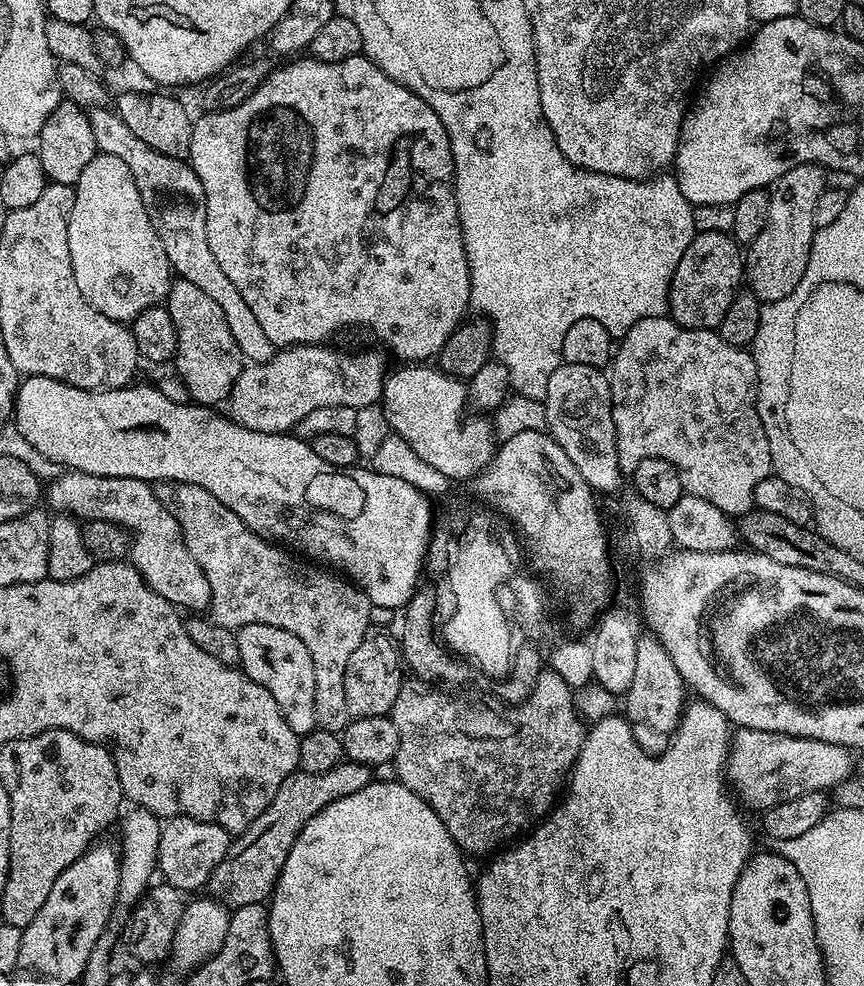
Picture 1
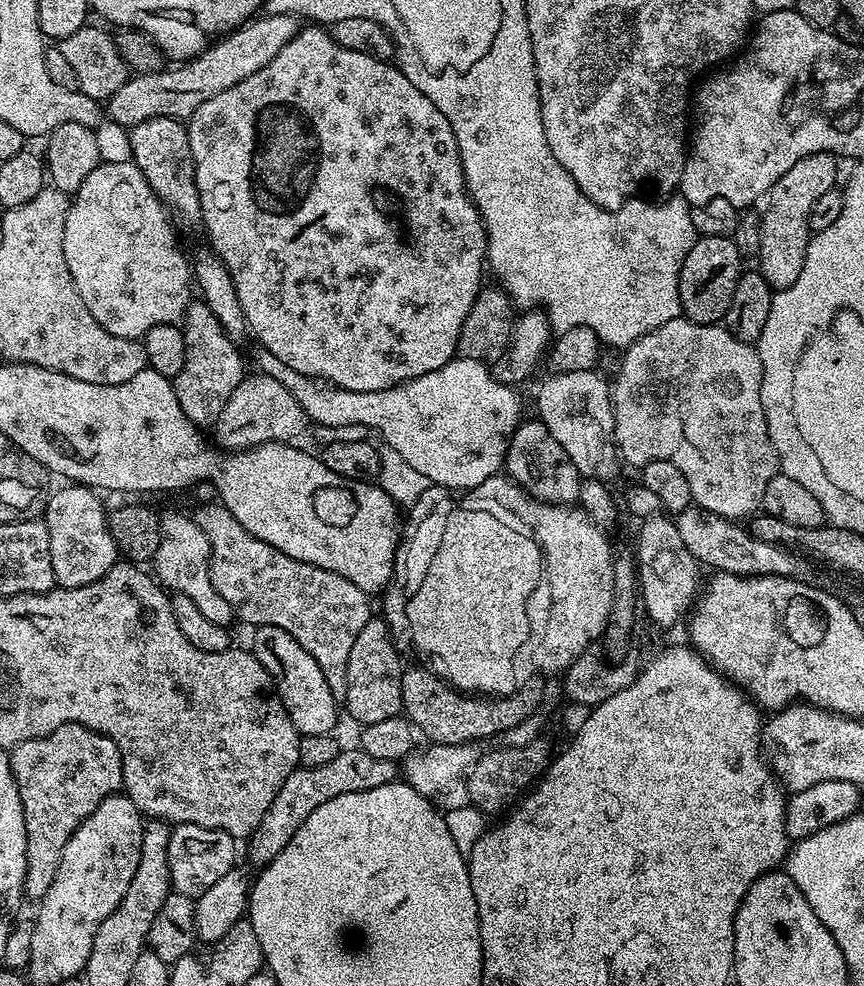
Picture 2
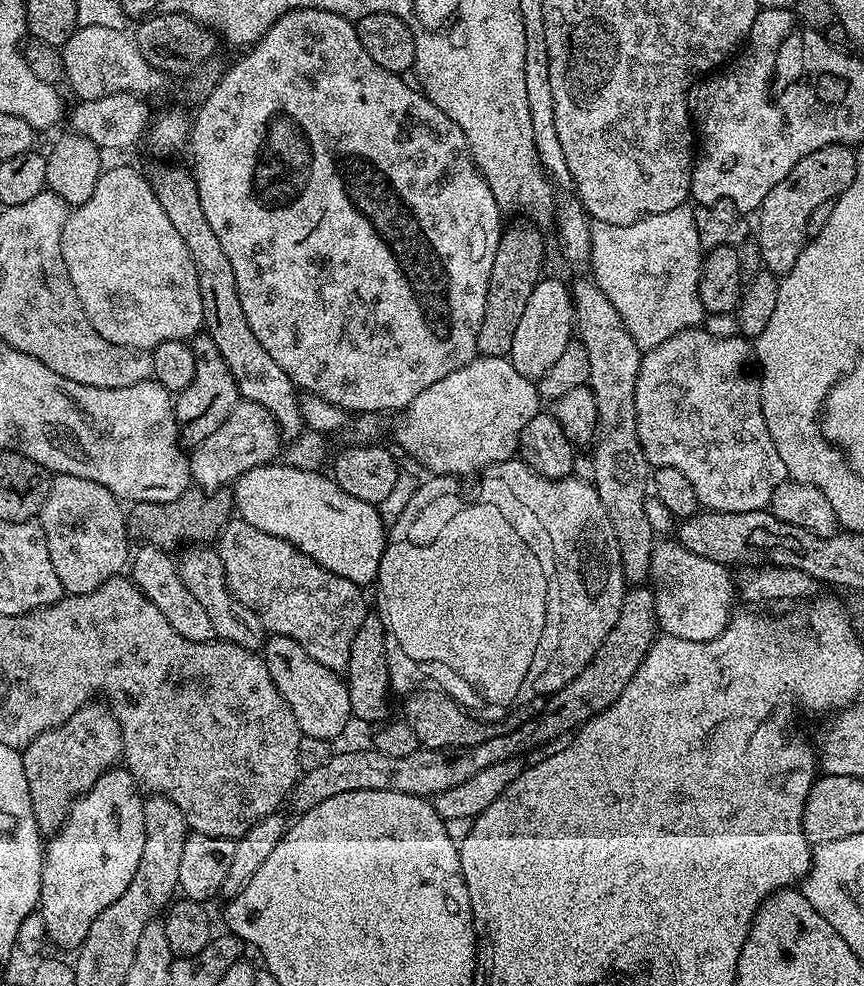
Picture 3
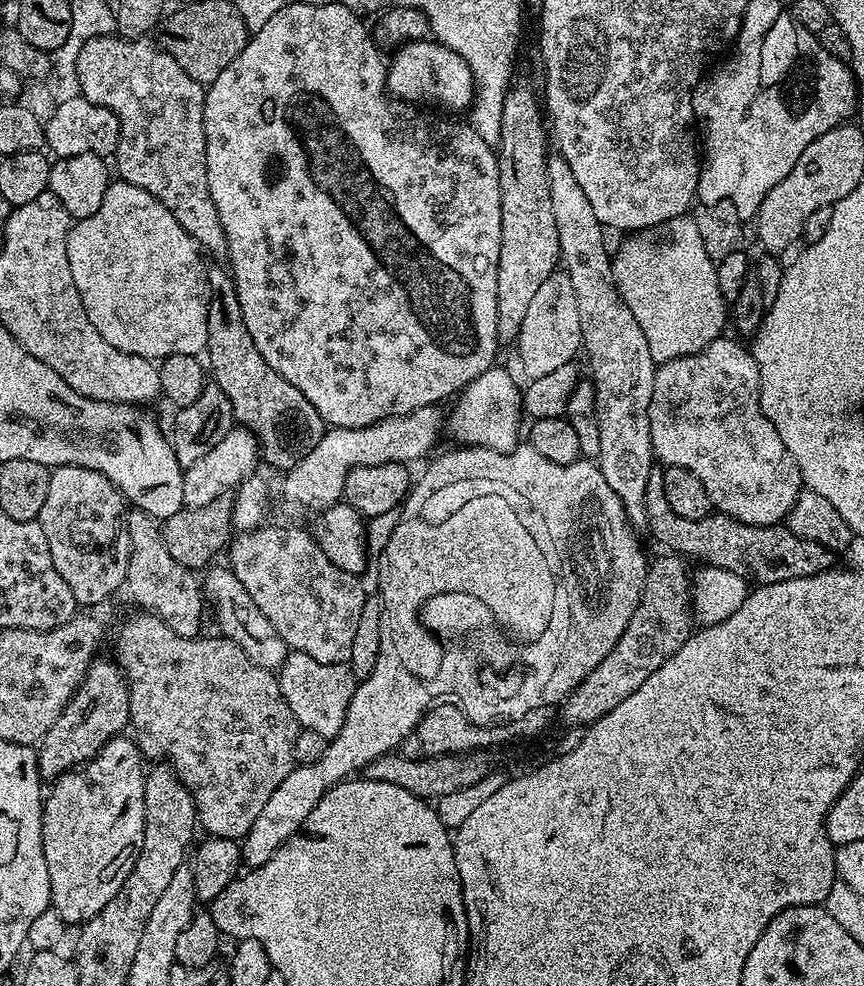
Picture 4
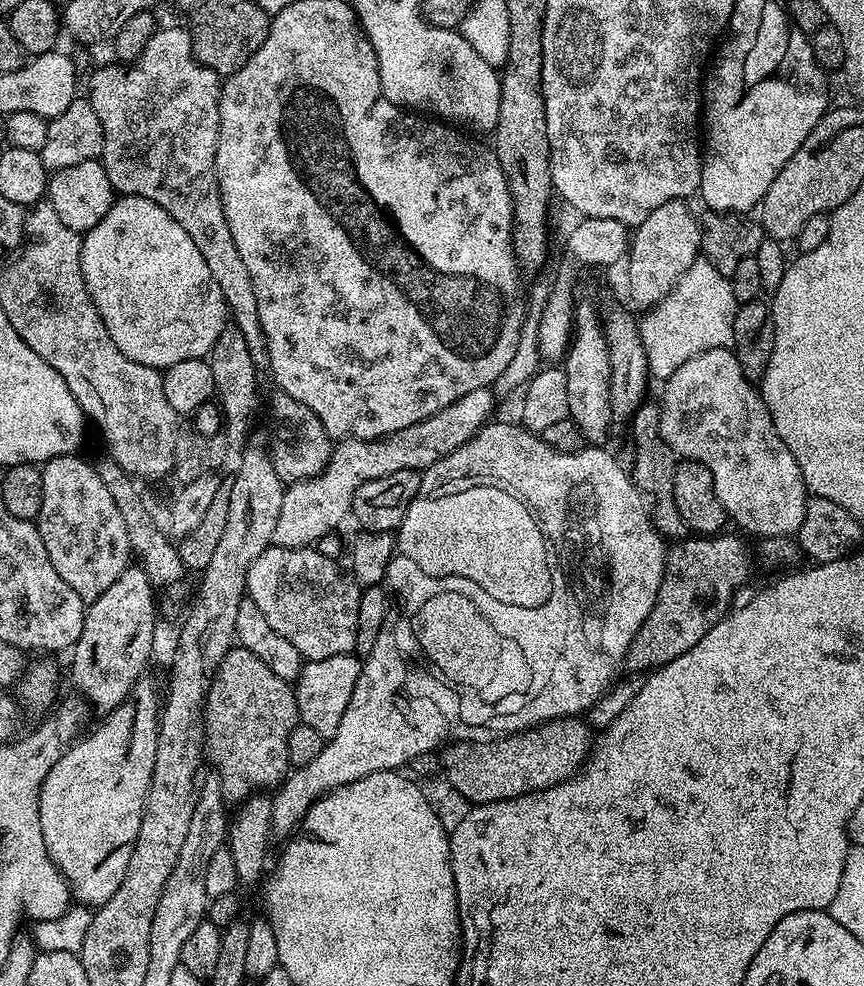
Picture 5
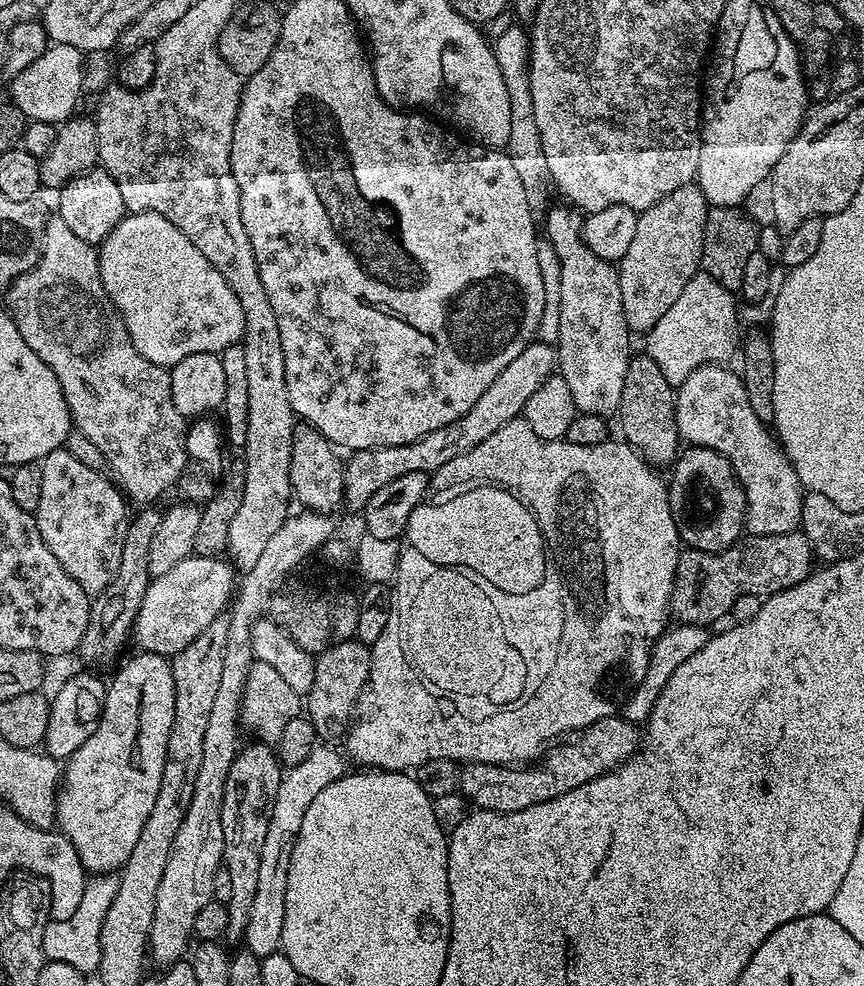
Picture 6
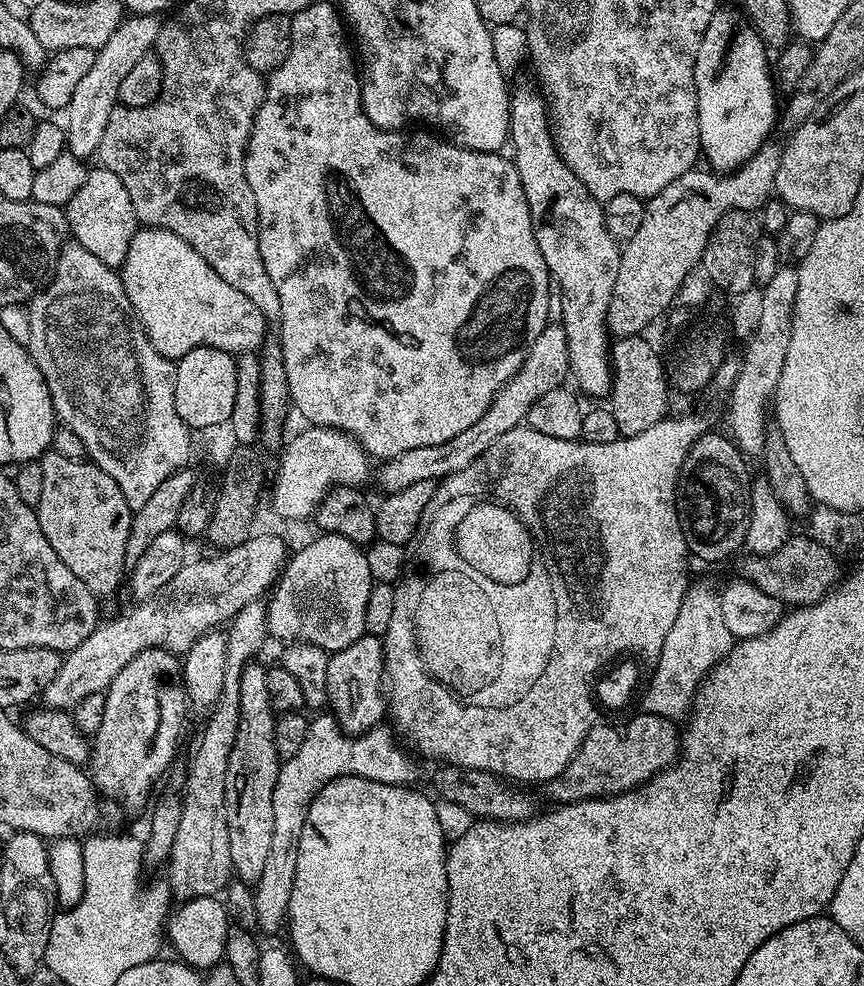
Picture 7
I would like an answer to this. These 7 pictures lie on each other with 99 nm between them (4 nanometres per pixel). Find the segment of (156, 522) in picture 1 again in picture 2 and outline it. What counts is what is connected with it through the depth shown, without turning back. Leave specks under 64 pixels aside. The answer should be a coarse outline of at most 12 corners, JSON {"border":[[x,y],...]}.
{"border":[[191,515],[160,516],[155,579],[228,628],[209,539]]}

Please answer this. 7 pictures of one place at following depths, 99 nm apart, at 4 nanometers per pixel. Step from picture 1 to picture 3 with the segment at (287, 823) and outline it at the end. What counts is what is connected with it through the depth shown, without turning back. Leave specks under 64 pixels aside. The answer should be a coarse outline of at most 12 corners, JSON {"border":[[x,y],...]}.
{"border":[[629,587],[594,658],[537,716],[459,750],[337,751],[290,793],[302,813],[350,790],[431,798],[555,745],[618,702],[656,641]]}

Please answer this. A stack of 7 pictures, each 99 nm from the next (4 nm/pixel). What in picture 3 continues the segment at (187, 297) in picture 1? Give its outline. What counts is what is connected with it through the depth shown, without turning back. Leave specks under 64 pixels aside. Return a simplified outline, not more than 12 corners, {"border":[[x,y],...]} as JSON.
{"border":[[207,334],[175,397],[180,443],[197,448],[242,397]]}

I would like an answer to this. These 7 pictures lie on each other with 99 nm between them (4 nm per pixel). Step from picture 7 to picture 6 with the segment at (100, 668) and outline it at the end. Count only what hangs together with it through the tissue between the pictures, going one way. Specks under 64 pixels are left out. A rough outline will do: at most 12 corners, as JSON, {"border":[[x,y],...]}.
{"border":[[193,554],[152,577],[132,627],[165,658],[229,607],[233,565]]}

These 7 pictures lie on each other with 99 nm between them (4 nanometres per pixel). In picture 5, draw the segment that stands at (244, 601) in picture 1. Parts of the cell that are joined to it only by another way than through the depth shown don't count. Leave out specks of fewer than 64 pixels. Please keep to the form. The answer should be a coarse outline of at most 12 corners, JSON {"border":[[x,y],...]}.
{"border":[[270,546],[247,599],[305,661],[356,652],[362,589],[316,546]]}

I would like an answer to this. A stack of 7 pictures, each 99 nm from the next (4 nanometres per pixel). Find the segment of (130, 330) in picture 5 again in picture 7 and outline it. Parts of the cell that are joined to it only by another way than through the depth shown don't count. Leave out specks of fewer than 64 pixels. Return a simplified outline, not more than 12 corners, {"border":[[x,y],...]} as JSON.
{"border":[[141,227],[118,275],[175,362],[259,349],[270,324],[170,230]]}

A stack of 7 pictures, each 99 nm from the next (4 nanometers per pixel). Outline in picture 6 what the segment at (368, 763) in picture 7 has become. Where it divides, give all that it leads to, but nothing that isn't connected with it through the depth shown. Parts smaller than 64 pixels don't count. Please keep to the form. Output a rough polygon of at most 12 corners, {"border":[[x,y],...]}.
{"border":[[312,748],[280,777],[262,841],[258,891],[242,941],[281,951],[290,854],[310,802],[346,775]]}

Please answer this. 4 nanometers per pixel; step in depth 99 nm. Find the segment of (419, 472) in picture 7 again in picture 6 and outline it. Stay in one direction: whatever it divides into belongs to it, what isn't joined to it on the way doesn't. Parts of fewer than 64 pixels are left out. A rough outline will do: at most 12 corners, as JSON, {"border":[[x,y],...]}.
{"border":[[528,344],[462,418],[406,446],[351,453],[344,504],[437,472],[523,413],[557,368]]}

